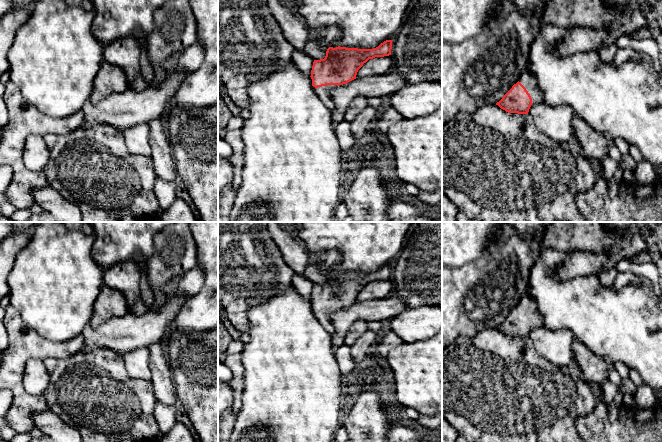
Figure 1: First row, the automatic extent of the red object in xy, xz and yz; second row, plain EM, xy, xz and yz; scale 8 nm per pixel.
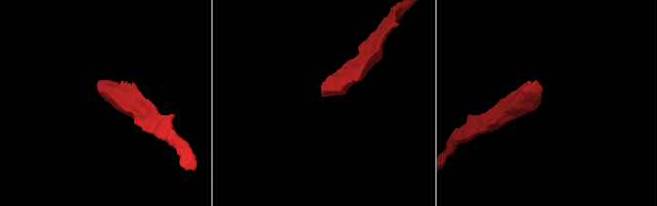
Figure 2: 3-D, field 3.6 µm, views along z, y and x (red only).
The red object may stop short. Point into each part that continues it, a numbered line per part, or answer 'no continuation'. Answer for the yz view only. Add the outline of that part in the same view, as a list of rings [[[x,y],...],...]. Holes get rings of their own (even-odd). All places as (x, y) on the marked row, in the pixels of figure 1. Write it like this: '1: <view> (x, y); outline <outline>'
1: yz (527, 79); outline [[[525,69],[518,81],[530,94],[533,104],[543,102],[543,93],[538,88],[536,77],[529,70]]]

